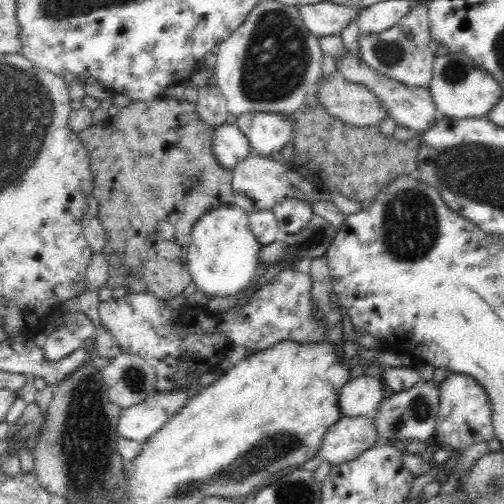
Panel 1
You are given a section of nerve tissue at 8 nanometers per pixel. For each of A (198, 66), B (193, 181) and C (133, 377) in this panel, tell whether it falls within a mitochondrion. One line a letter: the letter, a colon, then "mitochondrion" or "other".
A: other
B: mitochondrion
C: mitochondrion

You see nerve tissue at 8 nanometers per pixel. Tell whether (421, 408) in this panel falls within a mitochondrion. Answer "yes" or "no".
yes

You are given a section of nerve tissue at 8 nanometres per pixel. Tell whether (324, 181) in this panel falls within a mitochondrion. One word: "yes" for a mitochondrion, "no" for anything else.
no

